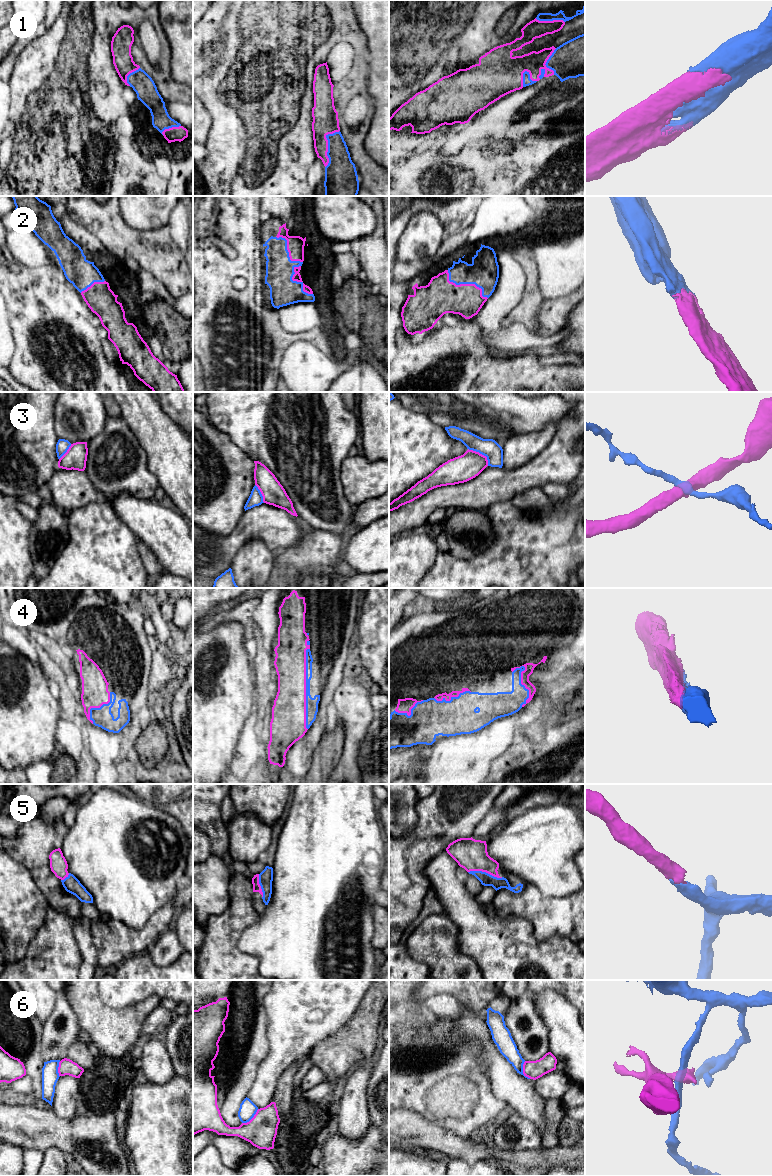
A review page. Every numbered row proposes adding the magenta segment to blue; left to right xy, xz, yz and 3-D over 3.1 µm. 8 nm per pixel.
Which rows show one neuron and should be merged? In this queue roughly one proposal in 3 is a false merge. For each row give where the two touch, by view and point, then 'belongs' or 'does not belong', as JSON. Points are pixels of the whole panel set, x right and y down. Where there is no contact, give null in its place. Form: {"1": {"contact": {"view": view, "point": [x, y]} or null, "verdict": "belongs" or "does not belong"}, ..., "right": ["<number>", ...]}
{"1": {"contact": {"view": "xz", "point": [328, 145]}, "verdict": "belongs"}, "2": {"contact": {"view": "yz", "point": [466, 283]}, "verdict": "belongs"}, "3": {"contact": {"view": "yz", "point": [481, 453]}, "verdict": "does not belong"}, "4": {"contact": {"view": "xz", "point": [306, 688]}, "verdict": "belongs"}, "5": {"contact": {"view": "yz", "point": [485, 872]}, "verdict": "belongs"}, "6": {"contact": {"view": "yz", "point": [522, 1071]}, "verdict": "does not belong"}, "right": ["1", "2", "4", "5"]}

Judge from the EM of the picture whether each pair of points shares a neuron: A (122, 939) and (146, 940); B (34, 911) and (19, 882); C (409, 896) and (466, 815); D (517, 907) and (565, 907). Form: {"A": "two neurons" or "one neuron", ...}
{"A": "one neuron", "B": "one neuron", "C": "one neuron", "D": "one neuron"}

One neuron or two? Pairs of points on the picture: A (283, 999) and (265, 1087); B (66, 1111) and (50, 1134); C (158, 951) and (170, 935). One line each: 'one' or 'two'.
A: one
B: two
C: one

